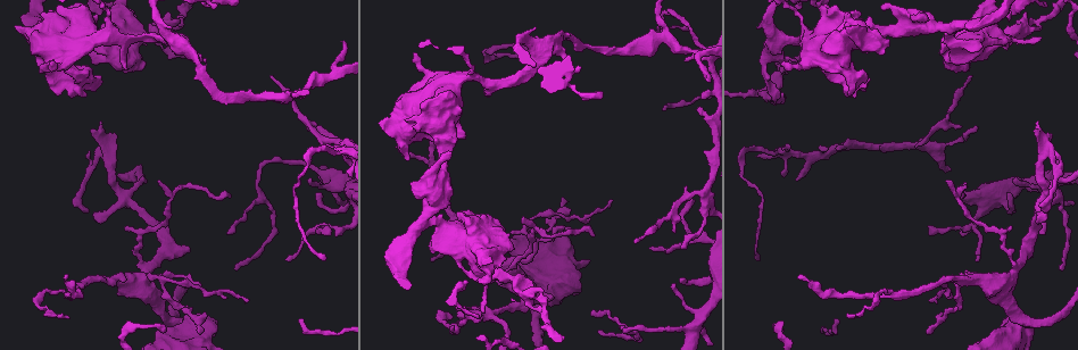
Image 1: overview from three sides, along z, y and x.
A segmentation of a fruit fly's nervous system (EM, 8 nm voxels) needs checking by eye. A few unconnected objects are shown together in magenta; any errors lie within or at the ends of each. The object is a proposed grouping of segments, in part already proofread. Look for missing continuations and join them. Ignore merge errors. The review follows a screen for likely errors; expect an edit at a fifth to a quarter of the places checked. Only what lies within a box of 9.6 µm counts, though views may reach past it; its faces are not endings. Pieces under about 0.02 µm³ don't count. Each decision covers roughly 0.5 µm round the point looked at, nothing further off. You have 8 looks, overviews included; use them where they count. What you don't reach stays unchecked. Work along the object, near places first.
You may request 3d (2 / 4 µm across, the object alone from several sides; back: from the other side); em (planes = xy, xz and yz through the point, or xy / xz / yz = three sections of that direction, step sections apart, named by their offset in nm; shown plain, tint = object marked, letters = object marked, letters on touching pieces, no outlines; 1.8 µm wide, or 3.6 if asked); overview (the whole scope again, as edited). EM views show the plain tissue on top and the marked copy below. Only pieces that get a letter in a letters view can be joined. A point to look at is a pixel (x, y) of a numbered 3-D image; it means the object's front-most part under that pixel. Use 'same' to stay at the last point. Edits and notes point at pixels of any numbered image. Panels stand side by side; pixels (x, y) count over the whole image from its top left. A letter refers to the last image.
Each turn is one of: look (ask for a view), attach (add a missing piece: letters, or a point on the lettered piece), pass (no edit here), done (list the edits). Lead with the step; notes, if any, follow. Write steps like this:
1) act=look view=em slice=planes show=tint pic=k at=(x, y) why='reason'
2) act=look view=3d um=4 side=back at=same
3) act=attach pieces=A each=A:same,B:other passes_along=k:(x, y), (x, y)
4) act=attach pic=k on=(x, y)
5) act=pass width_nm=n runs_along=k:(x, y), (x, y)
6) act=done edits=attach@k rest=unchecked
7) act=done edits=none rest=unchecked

act=look view=3d um=4 pic=1 at=(63, 277) why='an open end'

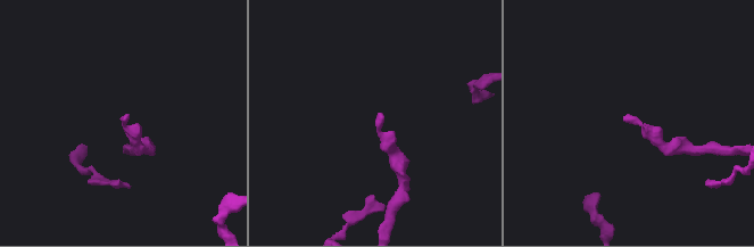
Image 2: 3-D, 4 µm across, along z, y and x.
act=look view=em slice=xz step=4 show=letters pic=2 at=(377, 115) why='need the tissue'

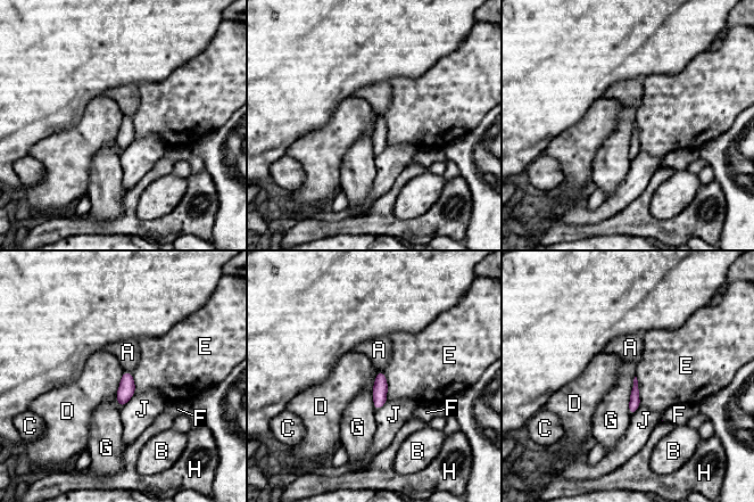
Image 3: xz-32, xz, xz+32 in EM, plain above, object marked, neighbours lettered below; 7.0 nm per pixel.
act=look view=em slice=planes show=letters at=same why='another direction'

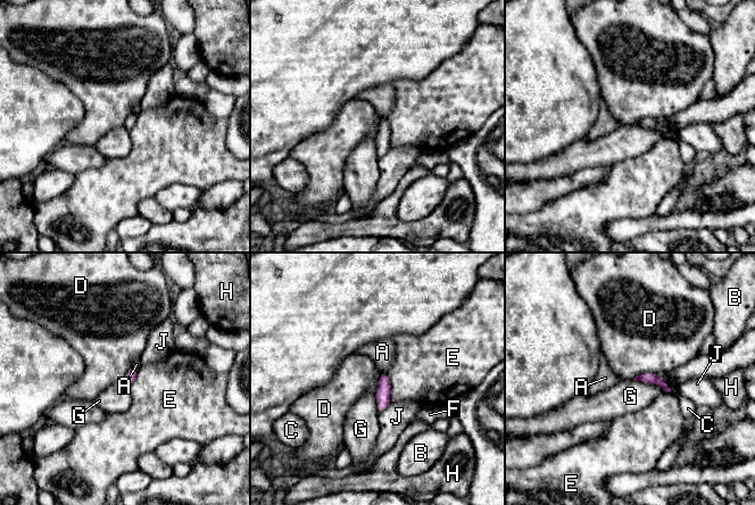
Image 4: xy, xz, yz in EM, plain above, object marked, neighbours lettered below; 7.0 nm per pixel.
act=pass longest_contact=G:280nm each=A:other,B:other,C:other,D:other,E:other,F:other,G:other,H:other,J:other found='no lettered piece goes on from it'

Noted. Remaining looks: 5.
act=look view=em slice=planes show=tint pic=1 at=(971, 76) why='end of a long branch'

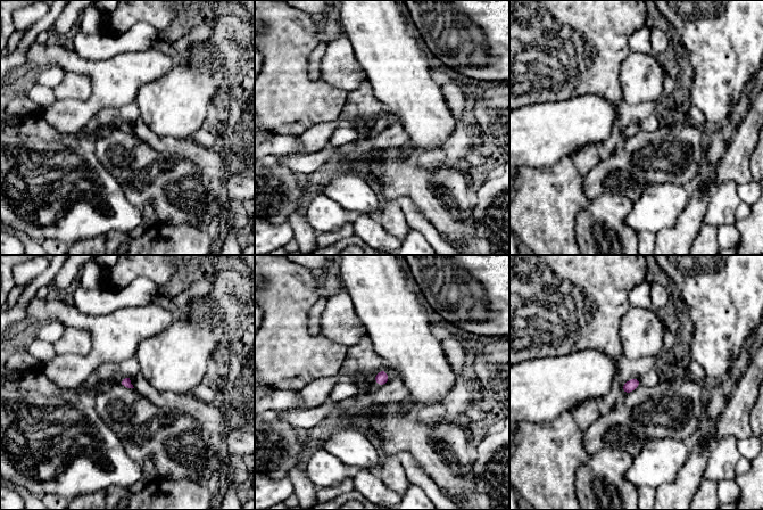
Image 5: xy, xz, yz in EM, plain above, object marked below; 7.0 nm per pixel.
act=look view=em slice=planes show=letters at=same

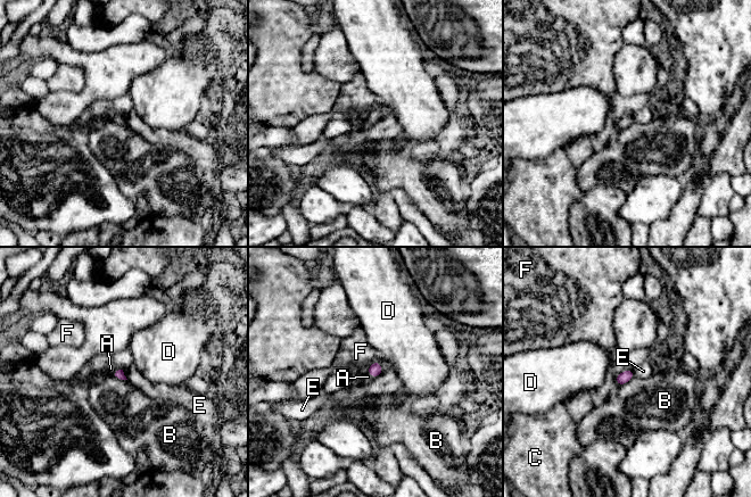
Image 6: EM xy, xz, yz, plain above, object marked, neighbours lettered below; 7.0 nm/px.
act=attach pieces=A each=A:same,B:other,C:other,D:other,E:other,F:other passes_along=6:(120, 373), (116, 372), (110, 369) found='the neuron continues'

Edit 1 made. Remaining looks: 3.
act=look view=overview

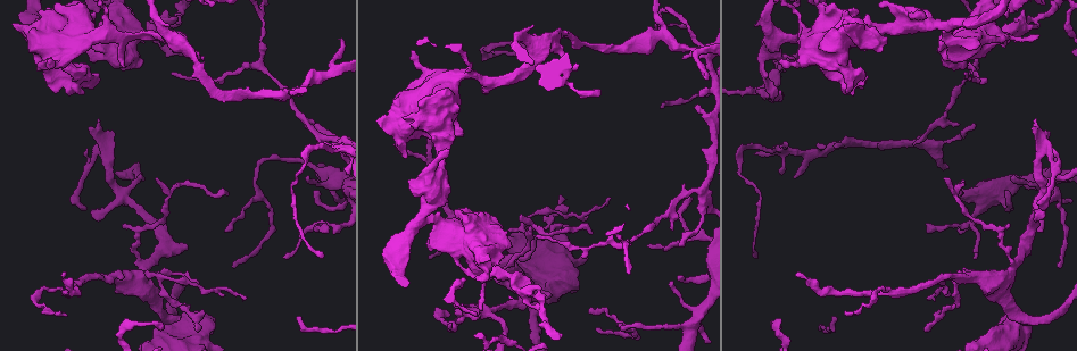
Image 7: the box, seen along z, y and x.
act=look view=3d um=4 pic=7 at=(520, 218) why='thin end'

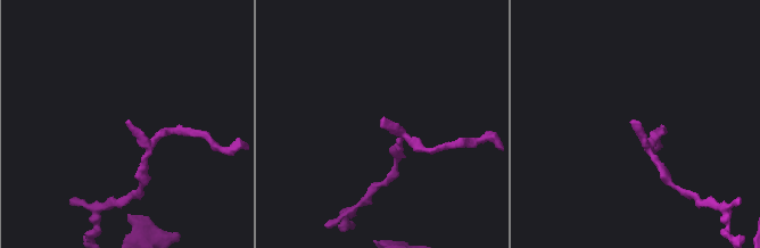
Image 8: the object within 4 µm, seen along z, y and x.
act=look view=em slice=planes show=letters pic=8 at=(128, 120) why='now the EM'

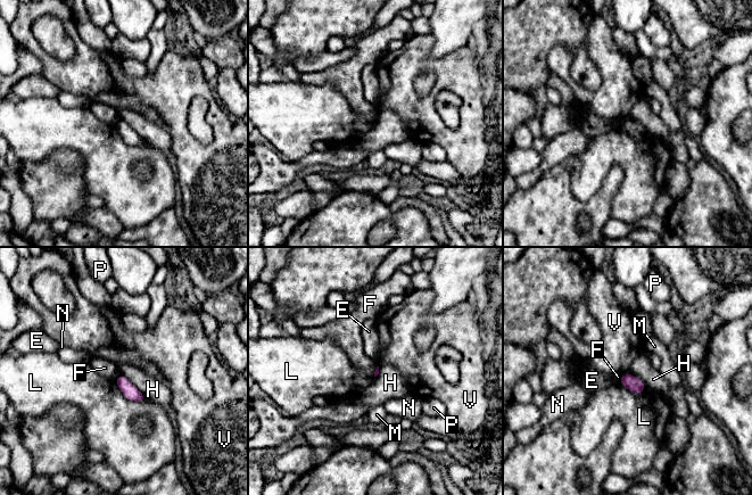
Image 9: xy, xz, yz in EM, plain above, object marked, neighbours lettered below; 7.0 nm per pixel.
act=pass each=E:other,F:other,H:other,L:other,M:other,N:other,P:other,V:other found='no lettered piece goes on from it'

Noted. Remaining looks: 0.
act=done edits=attach@6 rest=unchecked

